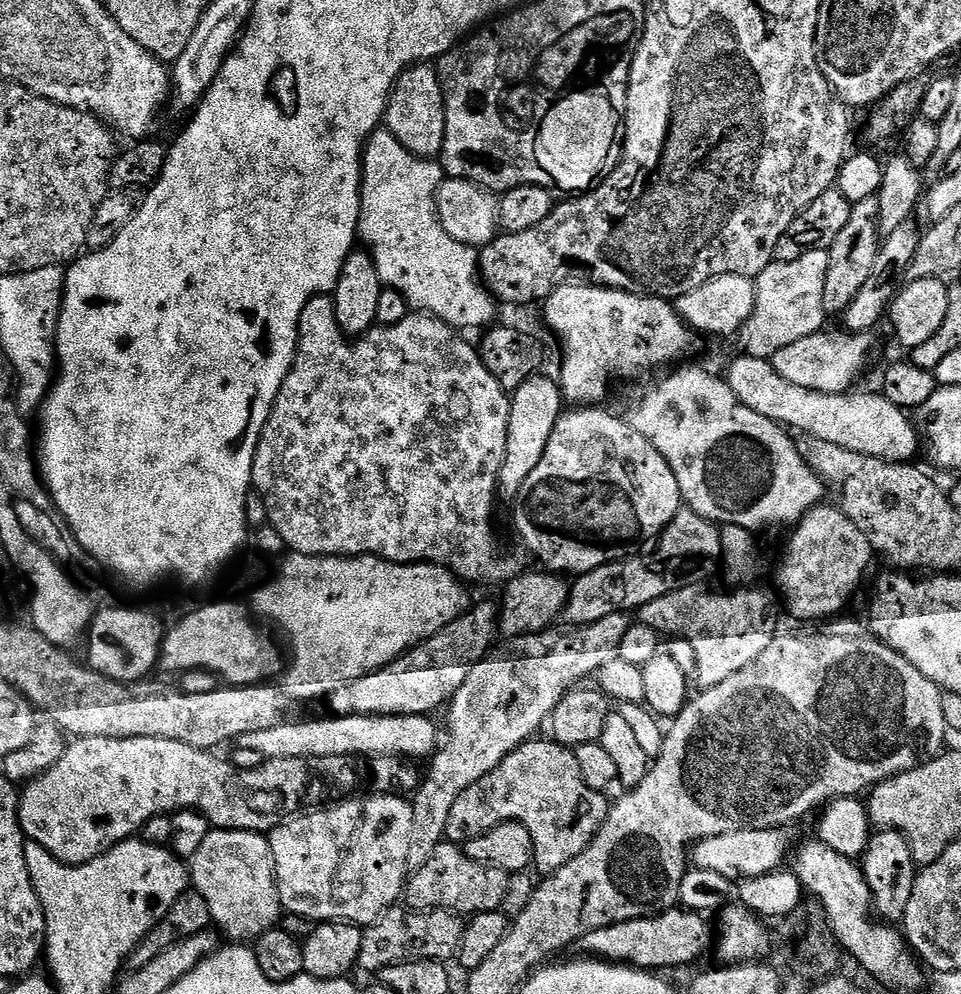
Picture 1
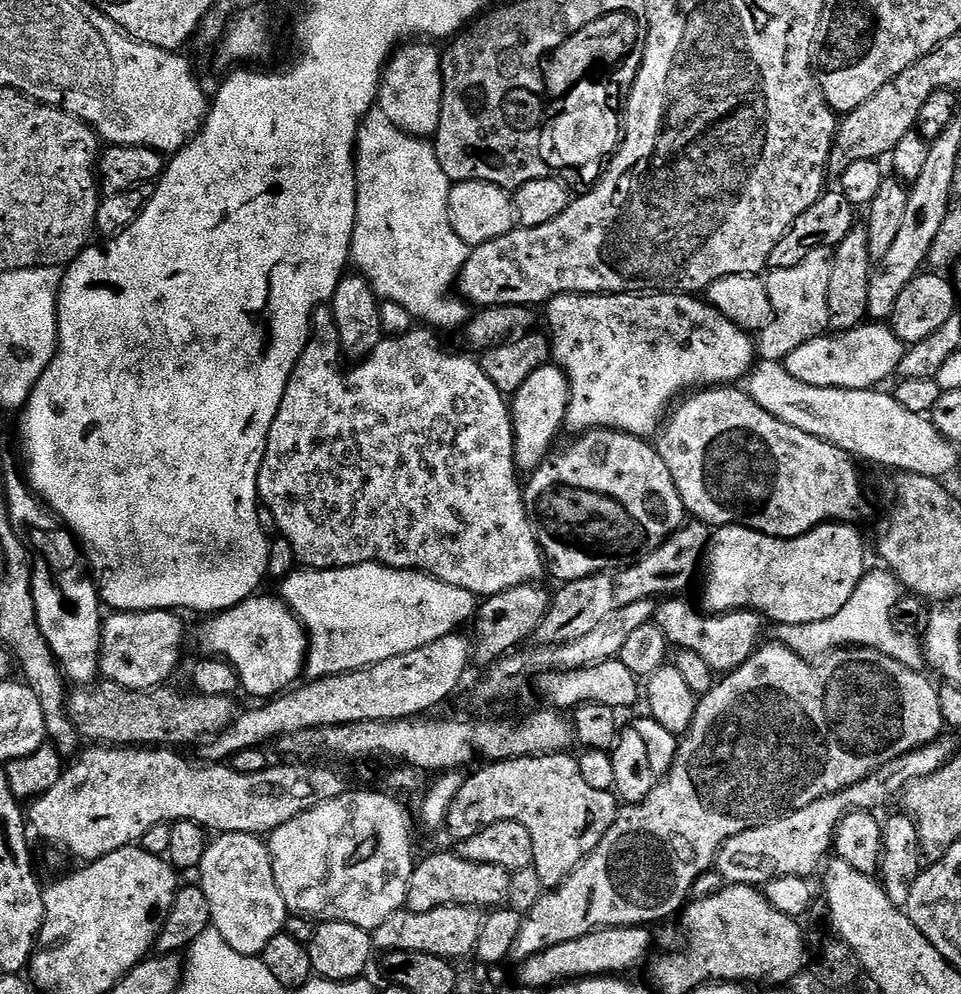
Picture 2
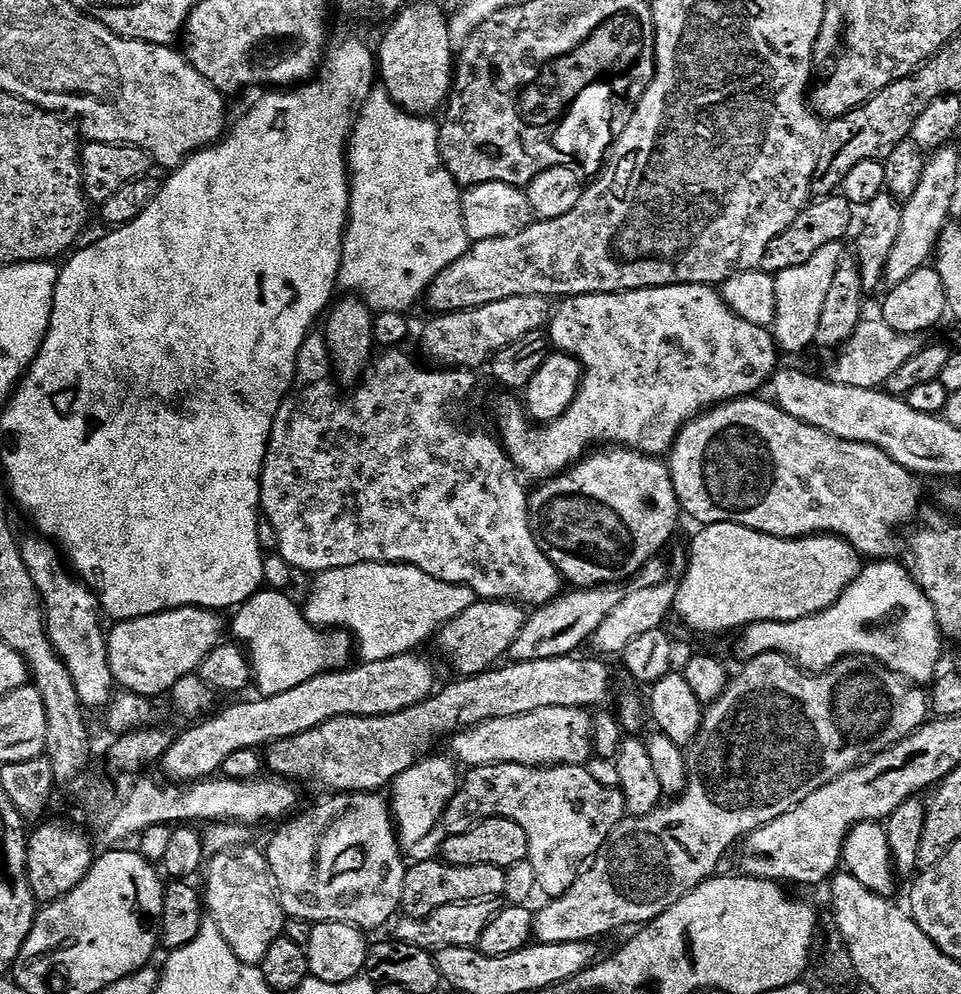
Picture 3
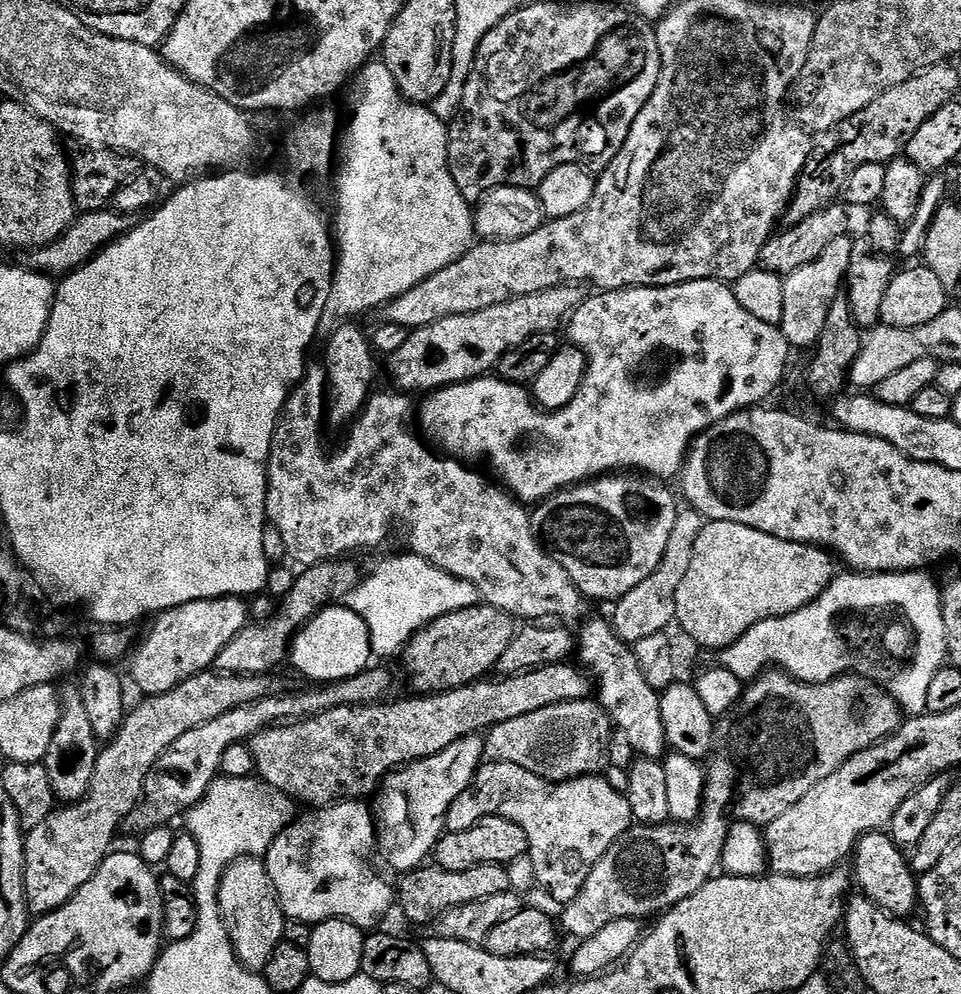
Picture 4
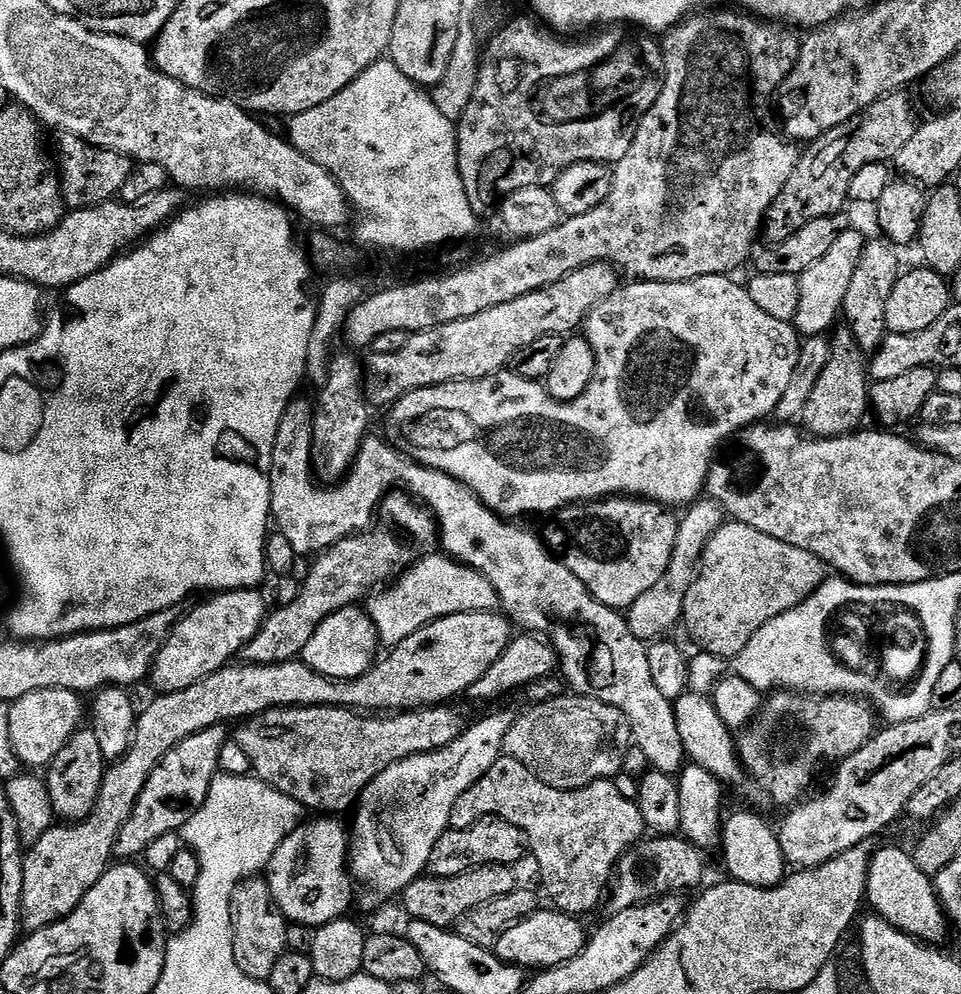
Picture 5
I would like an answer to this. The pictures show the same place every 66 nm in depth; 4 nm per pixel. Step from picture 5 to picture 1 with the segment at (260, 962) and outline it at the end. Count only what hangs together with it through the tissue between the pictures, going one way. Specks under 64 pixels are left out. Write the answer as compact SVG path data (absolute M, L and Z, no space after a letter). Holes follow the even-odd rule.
M214 830L190 861L190 884L206 898L212 923L232 942L254 942L282 920L274 858L267 835Z

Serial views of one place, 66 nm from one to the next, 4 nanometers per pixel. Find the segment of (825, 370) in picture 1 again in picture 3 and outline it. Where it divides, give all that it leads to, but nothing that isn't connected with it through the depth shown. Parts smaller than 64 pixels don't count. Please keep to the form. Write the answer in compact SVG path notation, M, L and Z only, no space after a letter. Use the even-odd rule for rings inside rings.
M865 318L860 321L858 330L851 339L839 349L836 369L830 372L831 379L837 384L849 384L859 388L880 388L887 385L890 374L899 370L906 361L914 358L926 347L925 337L910 332L896 332L883 318Z

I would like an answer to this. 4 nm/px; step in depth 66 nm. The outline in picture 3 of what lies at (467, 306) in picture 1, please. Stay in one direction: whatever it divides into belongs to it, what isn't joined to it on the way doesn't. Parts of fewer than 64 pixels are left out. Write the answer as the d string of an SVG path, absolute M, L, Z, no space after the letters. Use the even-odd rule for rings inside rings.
M382 90L371 91L361 103L357 118L353 123L346 148L346 159L348 161L350 199L348 202L348 226L344 233L344 249L340 263L339 287L359 296L373 310L407 313L408 308L415 306L416 299L419 296L421 299L427 293L434 278L438 274L442 274L442 270L446 270L446 266L458 262L458 258L462 258L462 254L466 254L470 247L466 226L462 222L462 206L460 205L462 188L456 183L456 179L446 170L445 164L442 162L439 125L429 117L412 116L408 112L402 111L386 92Z

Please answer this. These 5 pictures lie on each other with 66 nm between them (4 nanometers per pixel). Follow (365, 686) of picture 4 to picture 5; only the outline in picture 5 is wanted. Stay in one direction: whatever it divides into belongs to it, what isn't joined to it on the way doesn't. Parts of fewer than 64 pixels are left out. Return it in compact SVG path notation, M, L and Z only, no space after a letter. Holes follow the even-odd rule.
M215 724L213 728L202 730L174 746L158 762L158 766L150 774L142 794L138 794L138 802L134 806L134 814L122 826L118 834L115 855L121 861L128 862L133 858L143 857L146 846L159 838L161 834L180 832L184 823L206 802L210 782L220 772L220 755L222 746L230 739L229 729L223 724Z

